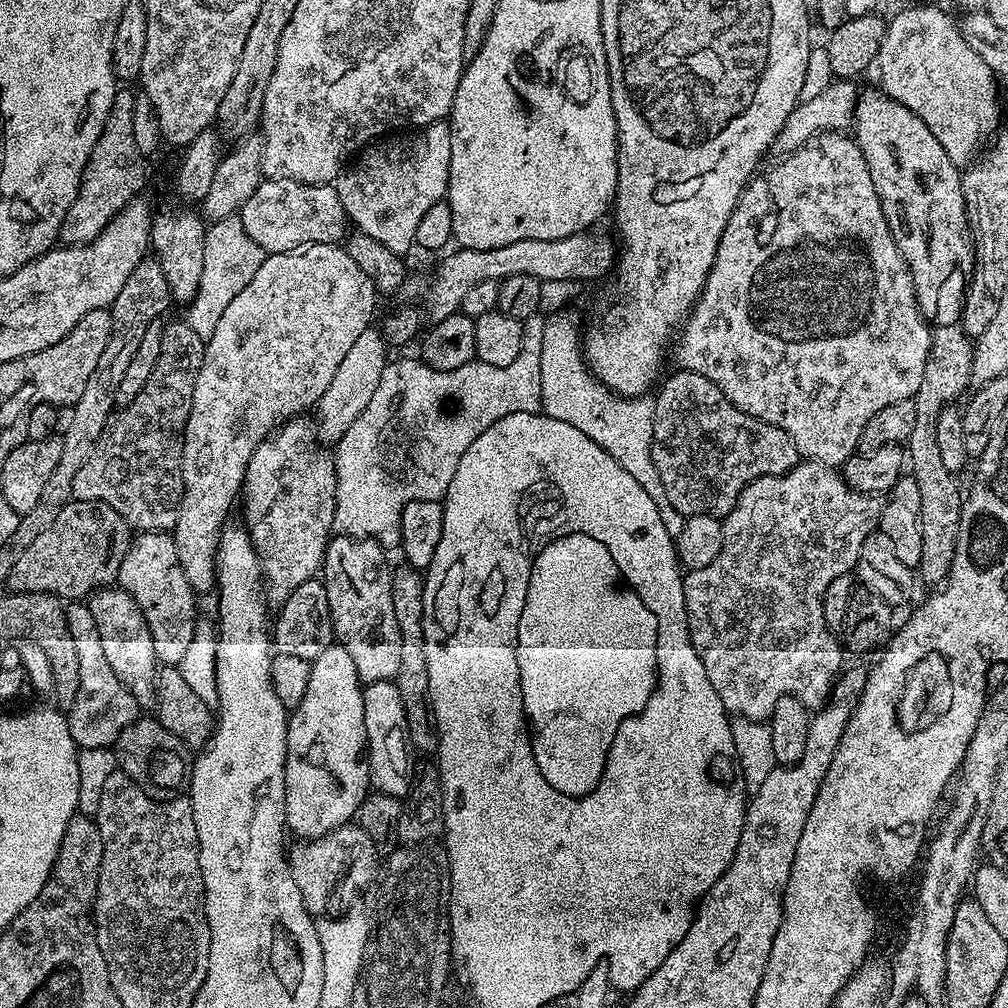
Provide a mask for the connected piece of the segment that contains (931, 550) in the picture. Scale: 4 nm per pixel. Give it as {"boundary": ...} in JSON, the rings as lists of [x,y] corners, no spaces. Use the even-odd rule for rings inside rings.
{"boundary":[[[955,323],[952,324],[932,328],[932,345],[926,358],[926,370],[922,374],[922,386],[918,386],[914,397],[914,431],[906,441],[906,464],[914,482],[918,482],[922,497],[922,558],[918,576],[923,583],[925,580],[931,586],[943,584],[948,577],[964,505],[962,488],[960,492],[956,485],[957,477],[946,470],[938,450],[938,414],[942,414],[944,408],[969,391],[972,379],[973,337]]]}

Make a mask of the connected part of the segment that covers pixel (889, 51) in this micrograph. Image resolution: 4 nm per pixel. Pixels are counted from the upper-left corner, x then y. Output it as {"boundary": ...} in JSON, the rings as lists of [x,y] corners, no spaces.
{"boundary":[[[928,4],[904,8],[893,20],[889,19],[887,25],[880,52],[876,55],[876,64],[880,68],[879,87],[890,98],[894,98],[894,102],[902,102],[902,106],[918,114],[918,118],[930,126],[930,134],[942,142],[942,150],[950,154],[954,163],[958,166],[971,164],[989,137],[1001,127],[1000,100],[996,97],[997,74],[992,72],[990,66],[986,66],[983,58],[970,50],[957,21],[951,20],[940,8],[931,8]]]}

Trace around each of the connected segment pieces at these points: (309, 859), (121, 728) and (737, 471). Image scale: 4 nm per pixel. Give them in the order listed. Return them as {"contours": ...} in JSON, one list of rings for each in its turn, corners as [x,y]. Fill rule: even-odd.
{"contours":[[[[349,822],[317,840],[296,842],[293,848],[291,845],[287,858],[309,912],[316,918],[331,918],[347,913],[360,891],[373,883],[378,872],[376,855],[376,844],[355,823]]],[[[72,602],[67,605],[70,634],[73,635],[78,650],[78,692],[74,702],[67,709],[70,738],[74,738],[77,749],[106,748],[111,749],[120,735],[141,719],[140,703],[118,682],[118,674],[110,667],[106,654],[102,651],[102,638],[98,638],[98,626],[94,614],[90,614],[87,603]]],[[[676,370],[673,376],[666,376],[663,377],[663,380],[665,379],[664,385],[662,385],[663,380],[659,385],[659,388],[661,387],[660,393],[655,393],[654,396],[656,413],[654,414],[652,457],[654,458],[654,466],[658,470],[658,478],[662,478],[662,487],[666,490],[666,498],[670,498],[670,506],[674,506],[674,510],[678,510],[678,514],[682,514],[686,518],[689,516],[723,518],[728,515],[730,510],[734,510],[734,506],[747,484],[754,482],[759,476],[782,476],[785,472],[790,471],[793,466],[800,463],[802,459],[800,452],[794,446],[794,438],[790,438],[790,434],[786,434],[786,430],[782,430],[777,424],[762,422],[758,418],[738,410],[738,406],[734,406],[734,402],[730,402],[730,398],[726,398],[726,394],[722,394],[722,390],[718,390],[718,386],[714,386],[714,382],[710,382],[710,378],[702,378],[702,374],[683,370]]]]}

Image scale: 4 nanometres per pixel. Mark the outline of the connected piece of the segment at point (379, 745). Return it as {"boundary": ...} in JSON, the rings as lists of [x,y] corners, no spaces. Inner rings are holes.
{"boundary":[[[390,680],[364,684],[363,690],[364,725],[368,735],[366,759],[371,787],[382,794],[407,797],[410,791],[410,781],[414,776],[414,764],[408,761],[410,745],[406,726],[406,710],[402,706],[402,694],[398,694],[398,686]]]}

